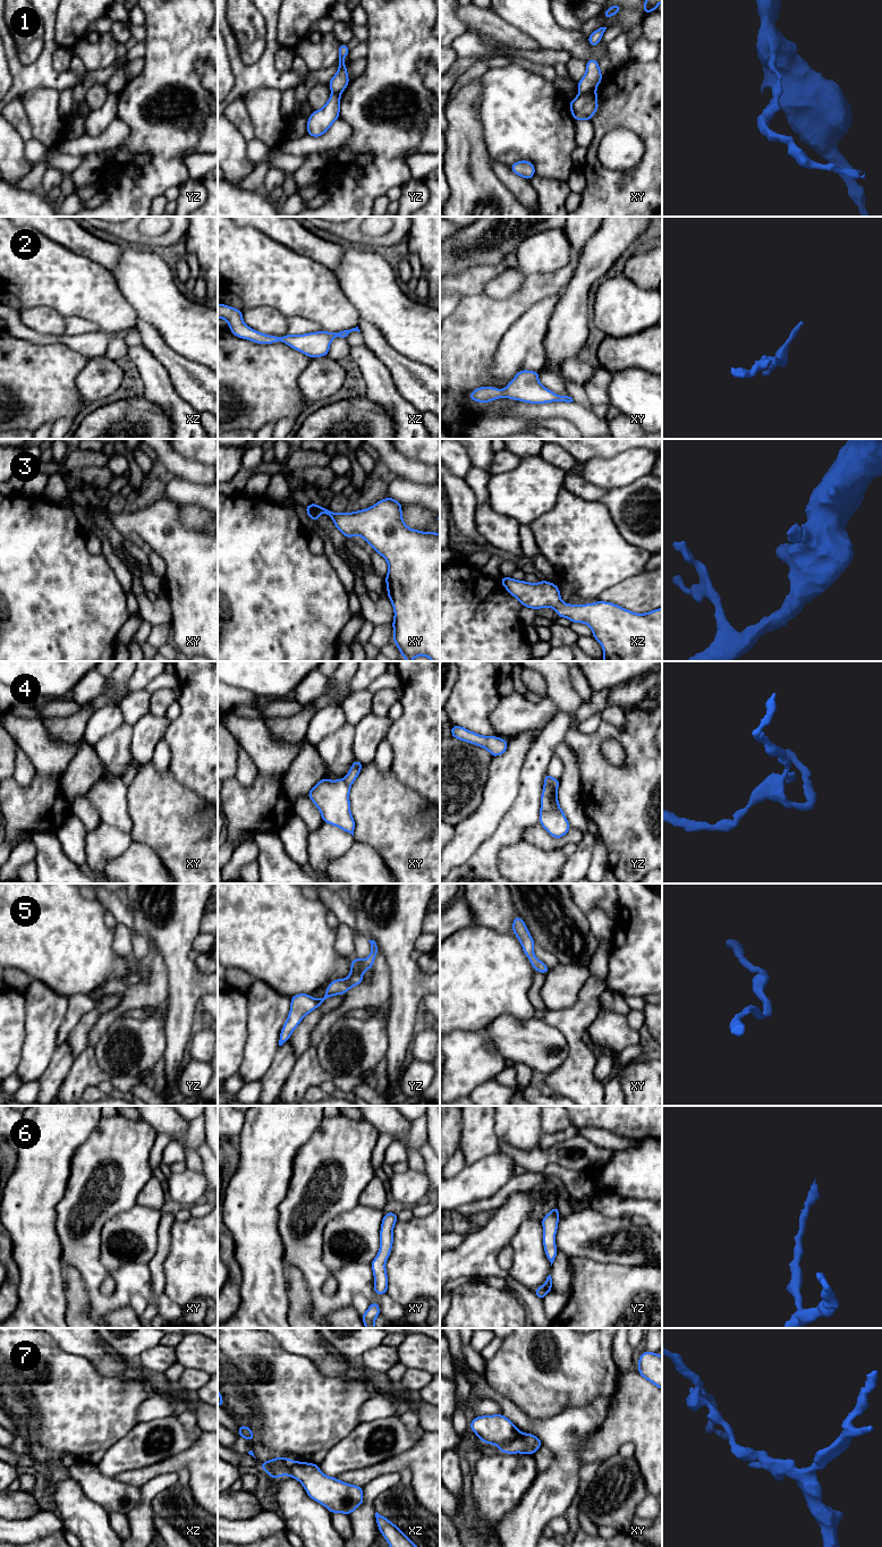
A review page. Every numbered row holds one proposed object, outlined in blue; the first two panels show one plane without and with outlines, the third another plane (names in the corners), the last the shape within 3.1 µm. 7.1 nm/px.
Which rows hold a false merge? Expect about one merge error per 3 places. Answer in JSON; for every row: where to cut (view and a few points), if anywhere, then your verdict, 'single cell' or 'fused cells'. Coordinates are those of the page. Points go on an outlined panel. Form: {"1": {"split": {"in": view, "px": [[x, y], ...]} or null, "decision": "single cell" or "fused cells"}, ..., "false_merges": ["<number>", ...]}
{"1": {"split": {"in": "xy", "px": [[594, 90], [581, 94]]}, "decision": "fused cells"}, "2": {"split": null, "decision": "single cell"}, "3": {"split": null, "decision": "single cell"}, "4": {"split": {"in": "yz", "px": [[544, 784], [550, 784], [556, 788]]}, "decision": "fused cells"}, "5": {"split": null, "decision": "single cell"}, "6": {"split": null, "decision": "single cell"}, "7": {"split": {"in": "xy", "px": [[520, 1433], [509, 1442], [498, 1446]]}, "decision": "fused cells"}, "false_merges": ["1", "4", "7"]}

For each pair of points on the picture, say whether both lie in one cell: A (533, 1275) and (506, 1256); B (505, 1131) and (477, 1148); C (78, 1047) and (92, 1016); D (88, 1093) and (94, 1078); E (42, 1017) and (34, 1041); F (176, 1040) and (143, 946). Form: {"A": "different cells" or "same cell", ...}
{"A": "different cells", "B": "different cells", "C": "same cell", "D": "different cells", "E": "same cell", "F": "different cells"}

